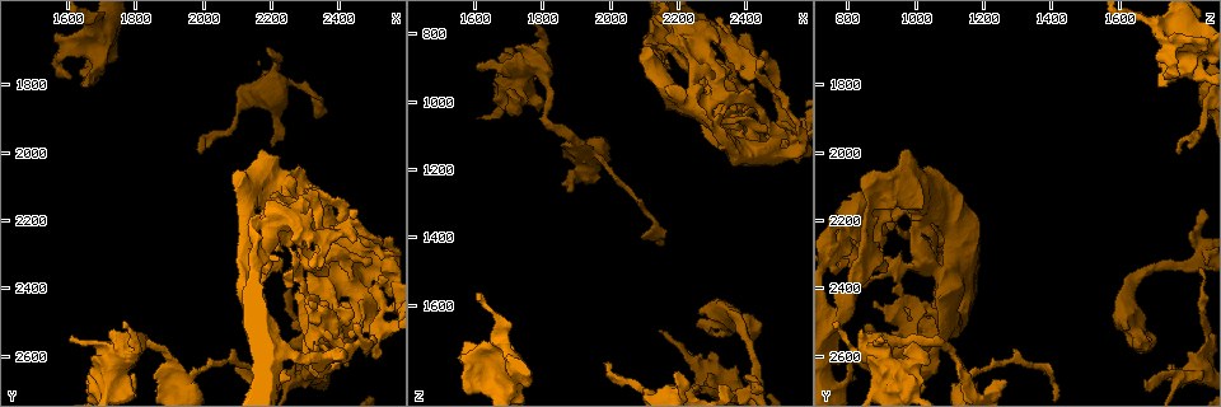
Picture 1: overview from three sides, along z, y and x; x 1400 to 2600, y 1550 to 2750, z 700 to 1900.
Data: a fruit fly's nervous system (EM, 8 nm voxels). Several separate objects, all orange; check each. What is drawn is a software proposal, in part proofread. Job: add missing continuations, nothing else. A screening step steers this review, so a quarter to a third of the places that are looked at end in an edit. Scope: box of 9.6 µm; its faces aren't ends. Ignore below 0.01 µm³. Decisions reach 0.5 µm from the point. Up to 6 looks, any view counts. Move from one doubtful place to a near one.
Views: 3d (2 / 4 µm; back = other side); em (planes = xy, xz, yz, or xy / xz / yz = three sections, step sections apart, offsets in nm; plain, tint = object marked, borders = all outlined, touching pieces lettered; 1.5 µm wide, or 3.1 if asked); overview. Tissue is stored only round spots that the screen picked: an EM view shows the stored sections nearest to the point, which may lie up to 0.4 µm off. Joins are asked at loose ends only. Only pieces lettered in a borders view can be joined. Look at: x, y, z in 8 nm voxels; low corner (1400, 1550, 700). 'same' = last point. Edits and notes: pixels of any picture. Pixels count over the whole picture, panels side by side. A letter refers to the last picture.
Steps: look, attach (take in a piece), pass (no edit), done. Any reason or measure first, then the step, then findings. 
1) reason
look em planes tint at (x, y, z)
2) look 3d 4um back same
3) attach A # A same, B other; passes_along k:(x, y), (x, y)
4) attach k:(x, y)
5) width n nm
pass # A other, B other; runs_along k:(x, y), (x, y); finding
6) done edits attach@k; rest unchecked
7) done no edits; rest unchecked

tapers out
look em planes tint at (2190, 1700, 1800)

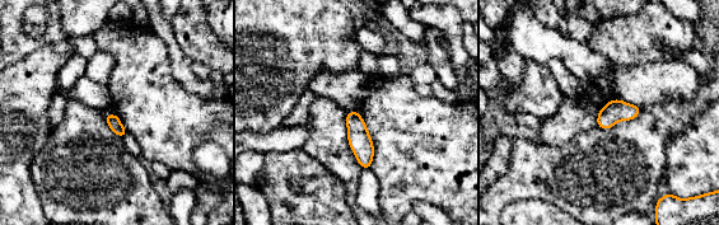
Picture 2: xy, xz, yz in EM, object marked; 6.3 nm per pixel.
look em planes borders same

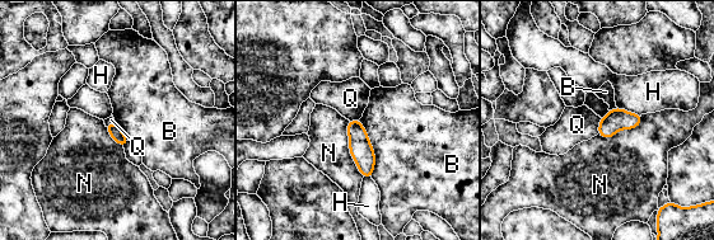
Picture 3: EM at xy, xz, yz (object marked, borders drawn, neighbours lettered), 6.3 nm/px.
pass # B other, H other, N other, Q other; border 3:(601, 118), (597, 132); no lettered piece goes on from it

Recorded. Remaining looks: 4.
thin end
look 3d 4um at (2250, 2330, 1830)

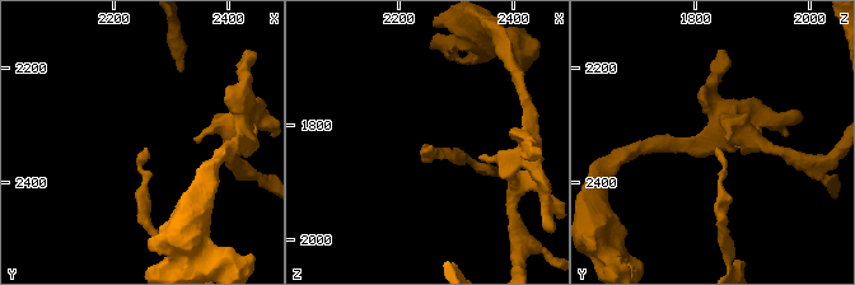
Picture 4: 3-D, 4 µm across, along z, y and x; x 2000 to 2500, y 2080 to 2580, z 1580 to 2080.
look em planes borders at (2255, 2340, 1835)

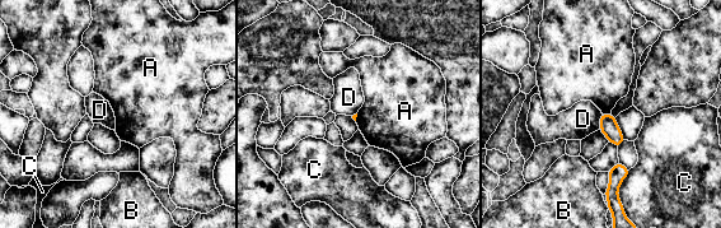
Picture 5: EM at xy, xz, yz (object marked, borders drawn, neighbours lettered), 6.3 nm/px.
pass # A other, B other, C other, D other; border 5:(602, 114), (599, 129); no lettered piece goes on from it

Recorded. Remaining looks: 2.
thin end
look em planes borders at (2150, 2680, 1680)

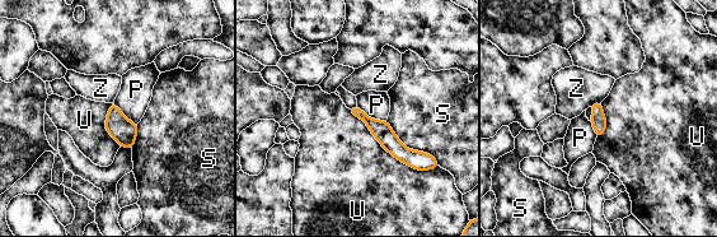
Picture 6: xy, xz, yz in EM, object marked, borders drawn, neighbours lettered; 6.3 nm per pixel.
longest_contact U 650 nm
pass # P other, S other, U other, Z other; no lettered piece goes on from it

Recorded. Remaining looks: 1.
done no edits; rest unchecked

